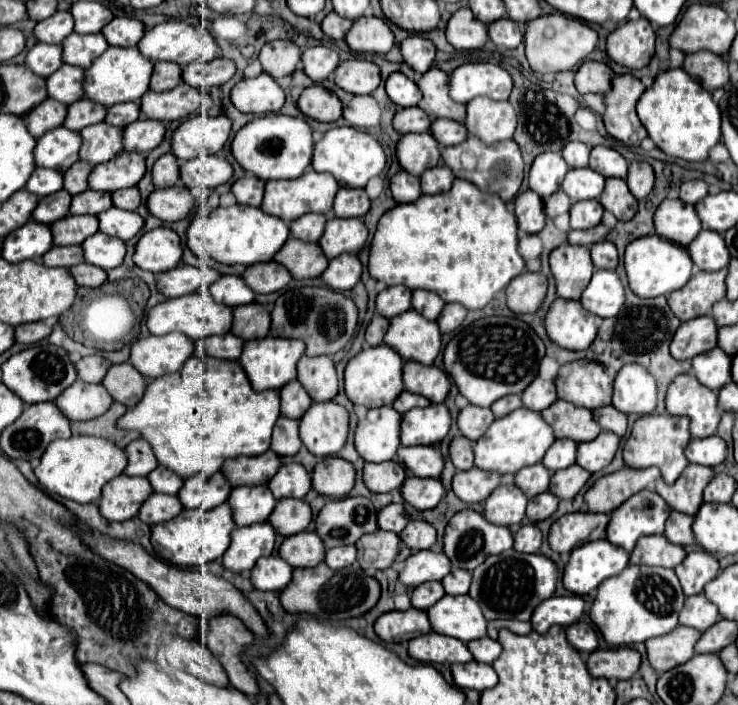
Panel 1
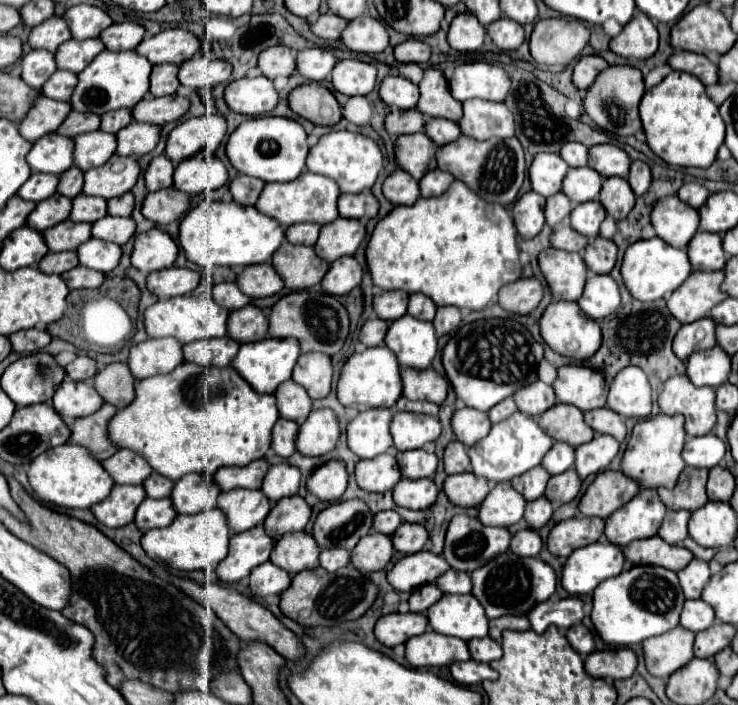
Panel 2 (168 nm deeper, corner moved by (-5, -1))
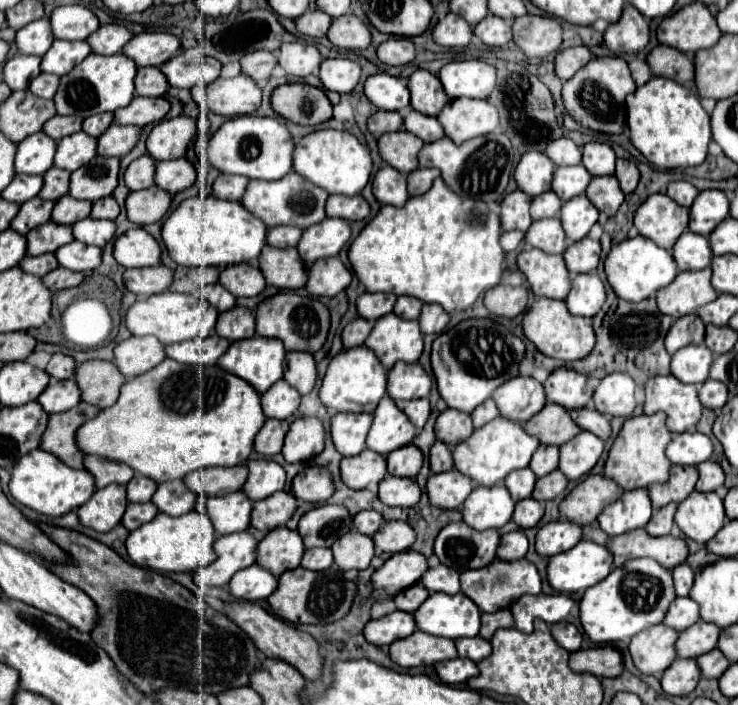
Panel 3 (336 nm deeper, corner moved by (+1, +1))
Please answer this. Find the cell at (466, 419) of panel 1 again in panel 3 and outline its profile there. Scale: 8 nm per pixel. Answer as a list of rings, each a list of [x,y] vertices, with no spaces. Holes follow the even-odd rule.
[[[448,408],[438,416],[434,432],[436,432],[438,440],[442,440],[446,446],[454,448],[474,432],[474,426],[472,426],[470,414]]]

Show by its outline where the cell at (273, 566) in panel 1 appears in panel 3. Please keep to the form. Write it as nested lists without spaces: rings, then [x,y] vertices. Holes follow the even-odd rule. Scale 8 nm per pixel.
[[[252,564],[252,566],[236,572],[228,586],[230,586],[230,594],[236,600],[256,602],[256,600],[268,598],[276,590],[278,582],[268,570],[260,568],[258,564]]]

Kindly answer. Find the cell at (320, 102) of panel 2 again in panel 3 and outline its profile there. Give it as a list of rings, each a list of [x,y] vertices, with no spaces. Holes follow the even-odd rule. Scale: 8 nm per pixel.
[[[284,84],[274,88],[270,106],[284,120],[300,126],[314,126],[332,118],[332,104],[324,90],[308,84]]]

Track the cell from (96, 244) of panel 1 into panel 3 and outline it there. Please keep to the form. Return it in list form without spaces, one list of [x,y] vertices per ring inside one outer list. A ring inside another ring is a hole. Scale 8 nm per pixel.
[[[70,242],[54,252],[58,264],[72,272],[90,272],[100,266],[102,250],[98,246],[84,246],[82,242]]]

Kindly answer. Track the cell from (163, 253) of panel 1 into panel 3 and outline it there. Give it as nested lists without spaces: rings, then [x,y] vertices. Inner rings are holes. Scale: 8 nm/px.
[[[132,228],[116,238],[114,258],[124,268],[144,268],[160,264],[160,246],[144,228]]]

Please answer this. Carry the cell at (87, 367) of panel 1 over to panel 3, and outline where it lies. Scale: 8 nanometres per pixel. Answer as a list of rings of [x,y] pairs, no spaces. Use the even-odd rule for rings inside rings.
[[[52,354],[46,372],[56,378],[56,380],[66,380],[66,378],[74,378],[74,370],[76,370],[76,362],[74,358],[66,356],[66,354]]]

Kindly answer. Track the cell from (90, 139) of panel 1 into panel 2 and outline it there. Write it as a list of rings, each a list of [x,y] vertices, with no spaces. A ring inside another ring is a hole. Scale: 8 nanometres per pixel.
[[[100,130],[76,136],[74,144],[74,164],[84,172],[100,164],[106,164],[110,156],[116,152],[116,136]]]

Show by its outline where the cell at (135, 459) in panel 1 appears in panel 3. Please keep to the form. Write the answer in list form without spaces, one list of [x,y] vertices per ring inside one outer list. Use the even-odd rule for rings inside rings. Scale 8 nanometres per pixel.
[[[86,456],[84,468],[94,476],[96,488],[104,488],[108,484],[126,486],[126,482],[134,476],[134,470],[130,466],[124,466],[124,464],[118,464],[114,460],[106,460],[100,456]]]

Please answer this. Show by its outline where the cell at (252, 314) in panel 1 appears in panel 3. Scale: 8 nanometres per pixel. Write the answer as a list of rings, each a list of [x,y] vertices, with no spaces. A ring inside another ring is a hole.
[[[234,306],[232,310],[226,310],[218,316],[216,322],[216,334],[222,338],[228,338],[230,342],[252,338],[254,336],[254,314],[248,308]]]

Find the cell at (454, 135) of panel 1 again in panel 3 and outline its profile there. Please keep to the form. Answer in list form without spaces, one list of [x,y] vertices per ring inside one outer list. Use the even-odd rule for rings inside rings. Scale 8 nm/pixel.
[[[410,110],[404,116],[404,130],[418,136],[422,142],[440,140],[444,136],[444,130],[442,130],[442,126],[440,126],[440,122],[436,118],[424,116],[424,114],[416,112],[416,110]]]

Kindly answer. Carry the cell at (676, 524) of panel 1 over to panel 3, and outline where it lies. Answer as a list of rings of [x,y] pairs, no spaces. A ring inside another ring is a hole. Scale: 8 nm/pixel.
[[[670,502],[664,508],[660,508],[658,512],[654,512],[650,522],[646,524],[646,532],[650,536],[666,536],[666,534],[670,534],[672,526],[674,526],[674,512],[676,512],[674,502]]]

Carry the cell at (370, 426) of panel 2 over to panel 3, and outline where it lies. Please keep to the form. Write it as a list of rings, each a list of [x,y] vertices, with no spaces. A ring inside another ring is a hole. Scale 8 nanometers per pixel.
[[[336,414],[330,420],[330,436],[342,456],[356,456],[366,448],[372,414]]]

